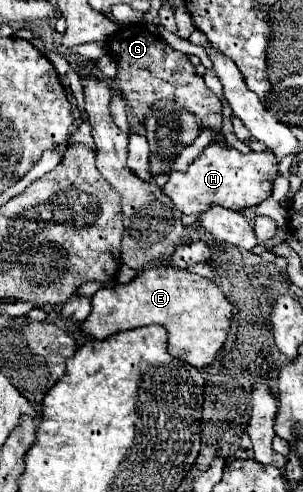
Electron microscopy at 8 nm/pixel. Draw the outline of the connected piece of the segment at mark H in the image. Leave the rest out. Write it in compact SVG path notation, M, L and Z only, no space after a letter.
M212 142L202 152L202 156L190 164L188 172L172 172L162 192L174 202L174 206L182 214L200 216L212 202L224 208L244 210L244 208L260 204L272 194L272 182L276 174L278 174L278 164L272 158L270 150L242 154L236 148L220 146Z

